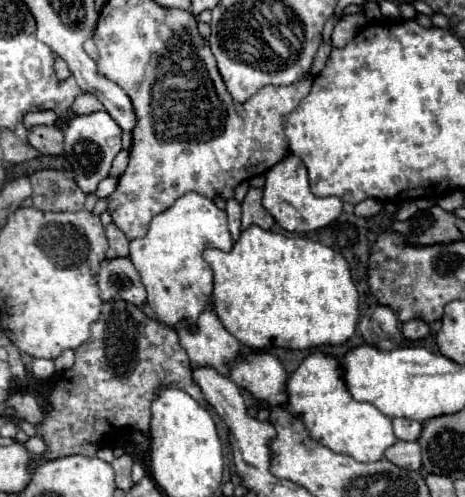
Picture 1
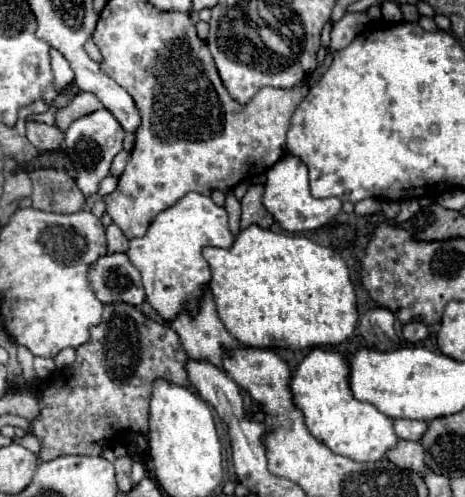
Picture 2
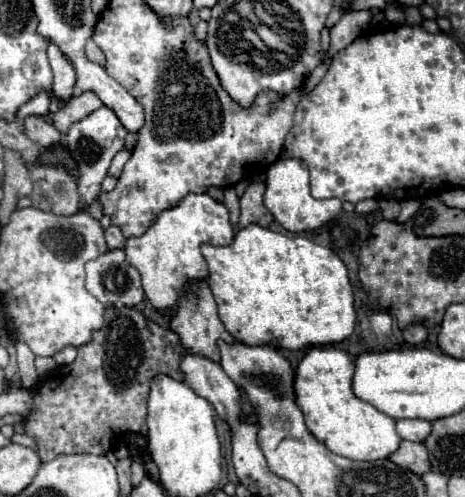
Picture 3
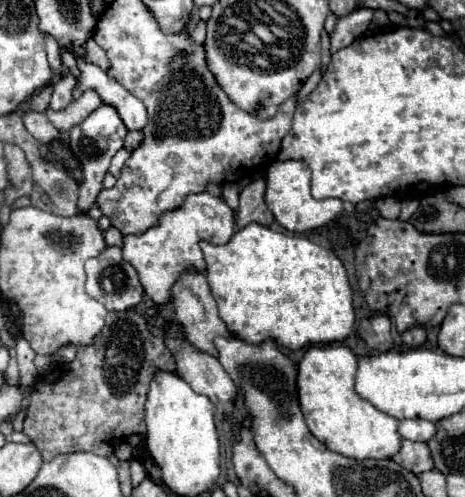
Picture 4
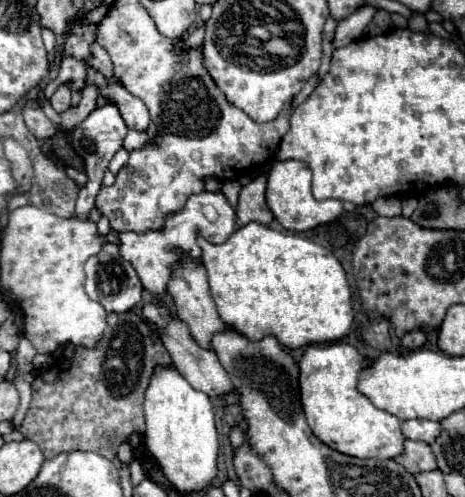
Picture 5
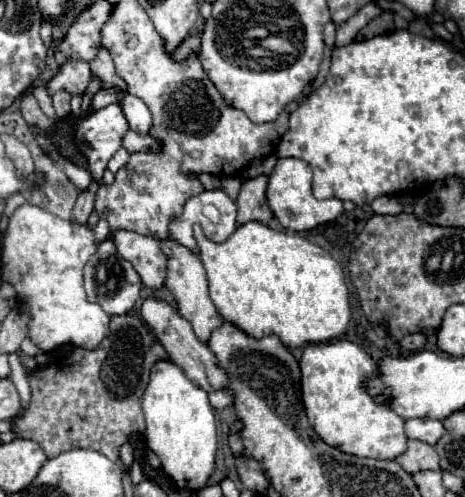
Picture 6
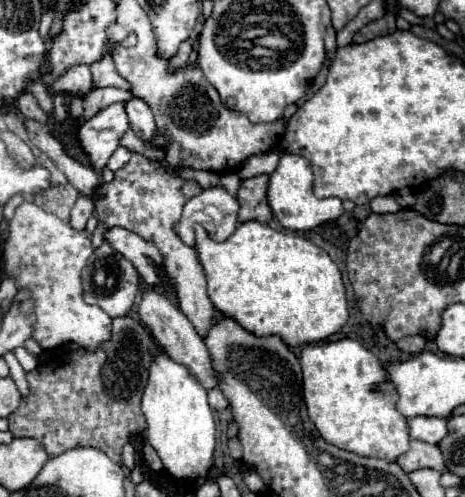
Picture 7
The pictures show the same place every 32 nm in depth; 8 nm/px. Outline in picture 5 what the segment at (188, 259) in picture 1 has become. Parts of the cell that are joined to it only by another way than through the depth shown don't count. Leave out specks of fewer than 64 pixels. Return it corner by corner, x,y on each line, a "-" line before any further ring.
202,192
194,194
186,200
182,212
172,214
166,218
166,228
160,232
120,232
118,234
118,248
124,260
128,260
134,270
138,272
142,286
150,290
156,298
166,292
166,284
170,280
172,262
176,262
180,256
176,252
184,250
192,258
200,258
200,246
196,244
196,230
208,240
208,242
226,242
226,238
234,232
234,220
236,220
236,208
228,202
228,198
222,192

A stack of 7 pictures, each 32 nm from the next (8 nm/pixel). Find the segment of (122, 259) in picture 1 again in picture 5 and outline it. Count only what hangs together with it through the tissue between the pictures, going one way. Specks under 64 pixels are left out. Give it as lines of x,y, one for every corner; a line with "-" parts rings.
104,242
102,250
86,262
84,272
86,272
86,294
90,296
90,300
102,304
106,312
116,312
116,314
128,312
142,298
140,278
138,278
136,270
132,268
132,264
122,260
116,244

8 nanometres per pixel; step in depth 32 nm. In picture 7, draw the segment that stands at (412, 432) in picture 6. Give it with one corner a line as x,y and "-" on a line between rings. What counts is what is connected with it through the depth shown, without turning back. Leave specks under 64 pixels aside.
416,416
410,418
410,436
416,440
424,440
428,444
438,444
446,434
448,418
432,418
432,416

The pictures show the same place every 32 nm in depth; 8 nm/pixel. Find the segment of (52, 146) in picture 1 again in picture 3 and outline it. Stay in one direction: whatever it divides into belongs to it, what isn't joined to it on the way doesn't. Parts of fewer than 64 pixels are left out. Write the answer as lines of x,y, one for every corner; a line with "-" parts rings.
38,114
28,116
24,120
24,128
26,128
26,134
42,148
48,148
62,140
62,134
50,122
46,122
44,116
38,116

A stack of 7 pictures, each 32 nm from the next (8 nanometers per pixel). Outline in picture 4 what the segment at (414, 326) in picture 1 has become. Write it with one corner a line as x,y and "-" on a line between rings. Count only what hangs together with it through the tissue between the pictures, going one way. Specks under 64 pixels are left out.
410,328
402,334
402,342
410,348
418,348
420,344
424,344
424,340
426,340
426,332
422,328

